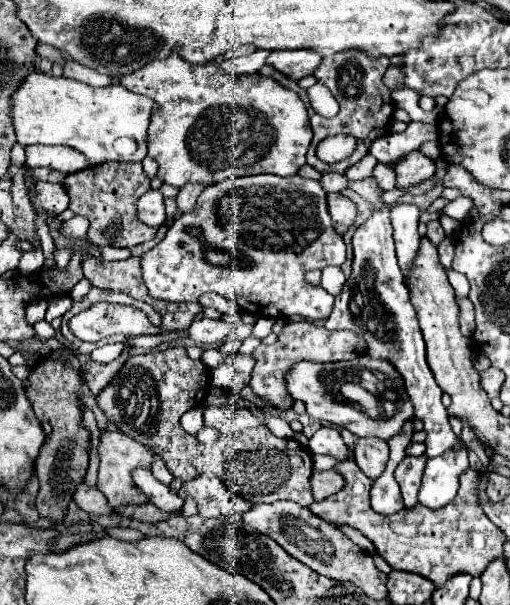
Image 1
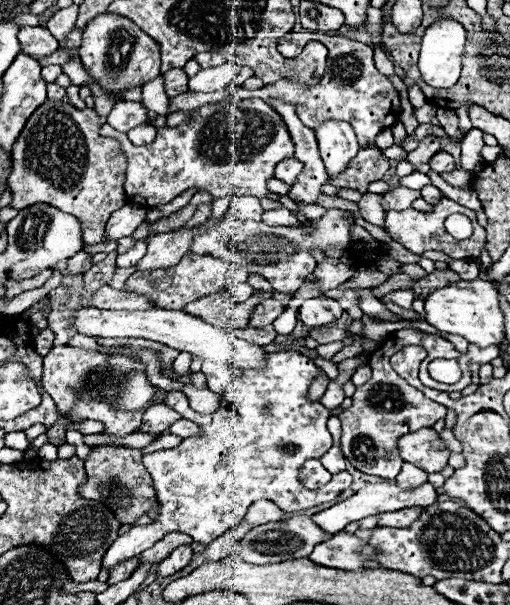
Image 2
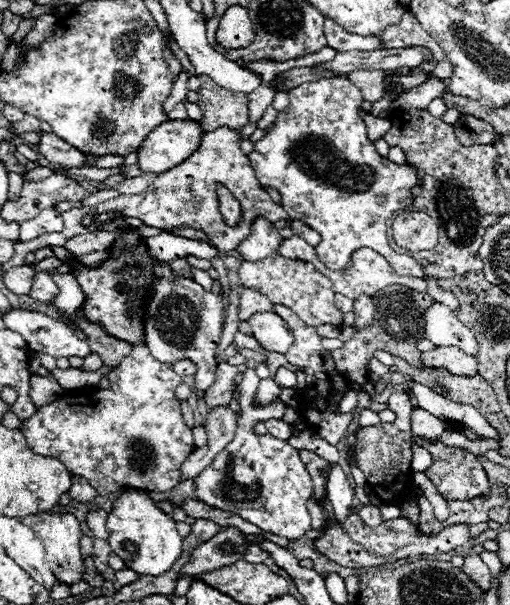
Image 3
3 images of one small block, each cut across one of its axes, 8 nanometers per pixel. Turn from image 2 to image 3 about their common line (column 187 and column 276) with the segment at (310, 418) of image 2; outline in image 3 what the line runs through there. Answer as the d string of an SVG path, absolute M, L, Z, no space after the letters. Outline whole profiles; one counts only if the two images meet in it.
M252 368L240 376L240 410L238 428L234 440L216 456L216 460L204 468L196 478L196 496L214 508L224 508L226 512L236 512L244 520L256 524L264 532L296 540L310 530L310 514L306 508L308 498L312 496L312 480L304 468L298 450L288 446L284 440L278 440L270 434L254 434L254 424L270 418L282 418L286 404L276 398L268 406L254 404L260 378Z

